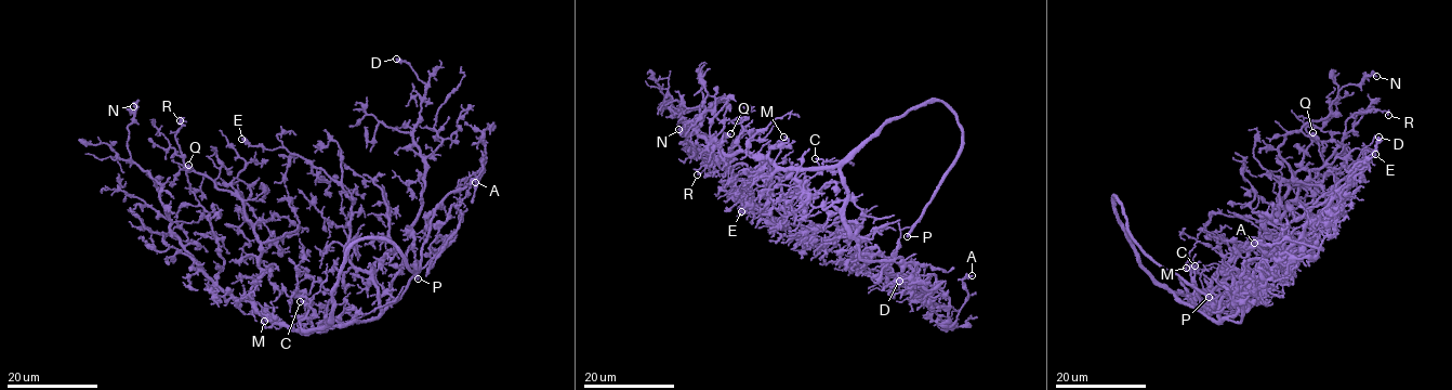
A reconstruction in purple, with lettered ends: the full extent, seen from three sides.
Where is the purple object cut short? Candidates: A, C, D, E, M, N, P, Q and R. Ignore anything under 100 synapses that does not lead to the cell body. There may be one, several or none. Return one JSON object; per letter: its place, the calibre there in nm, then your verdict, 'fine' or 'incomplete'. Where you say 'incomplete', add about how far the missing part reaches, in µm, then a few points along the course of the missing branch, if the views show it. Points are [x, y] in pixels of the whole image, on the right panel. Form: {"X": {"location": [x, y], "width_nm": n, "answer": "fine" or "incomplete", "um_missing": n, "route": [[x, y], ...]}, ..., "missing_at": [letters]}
{"A": {"location": [1254, 243], "width_nm": 170, "answer": "fine"}, "C": {"location": [1195, 265], "width_nm": 140, "answer": "fine"}, "D": {"location": [1378, 137], "width_nm": 440, "answer": "fine"}, "E": {"location": [1375, 154], "width_nm": 180, "answer": "fine"}, "M": {"location": [1186, 268], "width_nm": 110, "answer": "fine"}, "N": {"location": [1376, 76], "width_nm": 130, "answer": "fine"}, "P": {"location": [1209, 297], "width_nm": 360, "answer": "incomplete", "um_missing": 80, "route": [[1209, 297], [1238, 304], [1263, 291], [1251, 263], [1222, 242], [1246, 161], [1231, 99]]}, "Q": {"location": [1312, 132], "width_nm": 360, "answer": "fine"}, "R": {"location": [1388, 115], "width_nm": 170, "answer": "fine"}, "missing_at": ["P"]}

